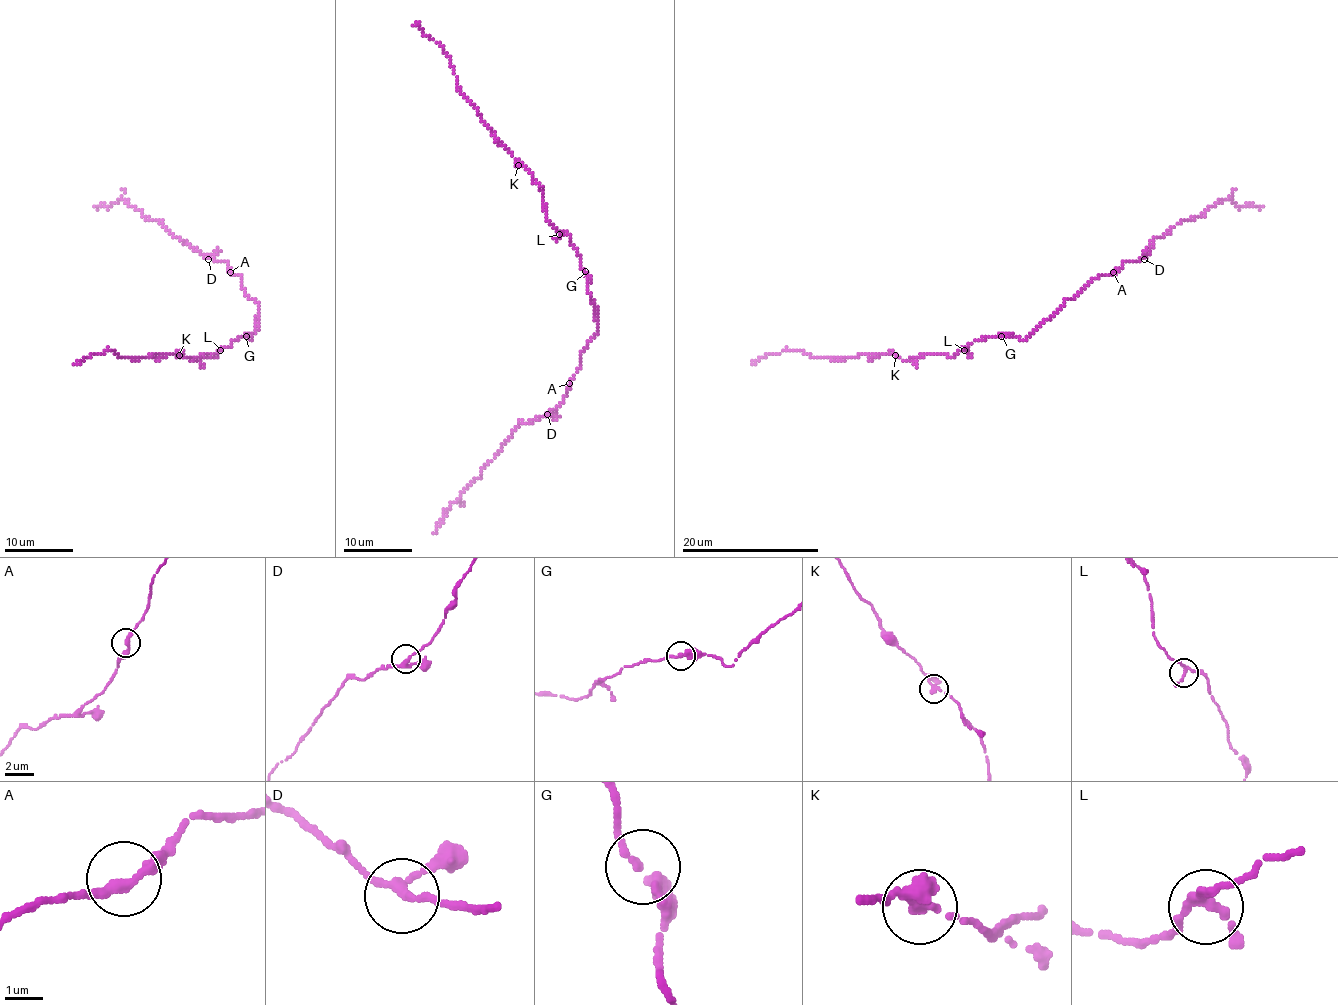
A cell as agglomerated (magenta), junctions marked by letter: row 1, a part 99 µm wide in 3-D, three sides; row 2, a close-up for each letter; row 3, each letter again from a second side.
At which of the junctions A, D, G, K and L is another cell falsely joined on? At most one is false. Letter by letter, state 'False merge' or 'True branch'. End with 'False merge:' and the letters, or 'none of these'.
A: True branch
D: True branch
G: True branch
K: True branch
L: True branch
False merge: none of these

